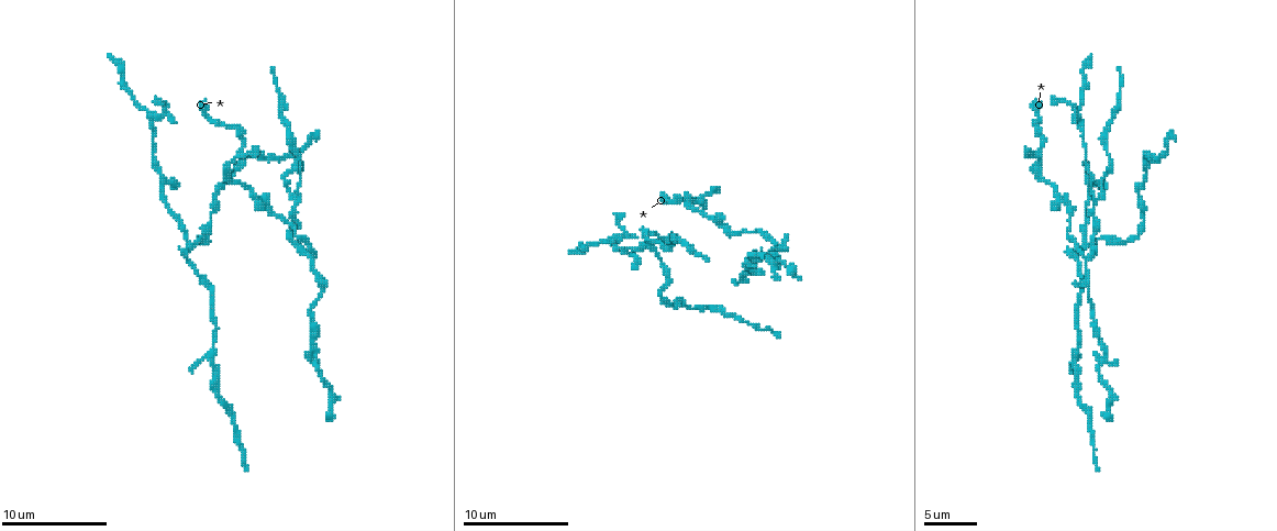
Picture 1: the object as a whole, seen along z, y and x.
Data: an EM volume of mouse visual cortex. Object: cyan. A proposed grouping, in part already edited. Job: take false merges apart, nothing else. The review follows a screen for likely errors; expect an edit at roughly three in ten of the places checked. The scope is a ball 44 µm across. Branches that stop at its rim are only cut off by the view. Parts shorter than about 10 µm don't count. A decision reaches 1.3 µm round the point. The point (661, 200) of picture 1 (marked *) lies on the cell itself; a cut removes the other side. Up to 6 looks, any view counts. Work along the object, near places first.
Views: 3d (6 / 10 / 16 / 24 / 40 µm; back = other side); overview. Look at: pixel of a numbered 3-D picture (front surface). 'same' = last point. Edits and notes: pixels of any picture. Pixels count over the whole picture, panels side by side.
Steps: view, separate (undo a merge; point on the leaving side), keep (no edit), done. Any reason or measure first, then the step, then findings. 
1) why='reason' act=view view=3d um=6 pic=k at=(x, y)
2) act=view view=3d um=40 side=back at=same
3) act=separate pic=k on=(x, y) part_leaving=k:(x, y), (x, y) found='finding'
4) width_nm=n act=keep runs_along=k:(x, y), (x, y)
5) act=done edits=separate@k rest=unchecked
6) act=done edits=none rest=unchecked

act=view view=3d um=10 pic=1 at=(166, 109)

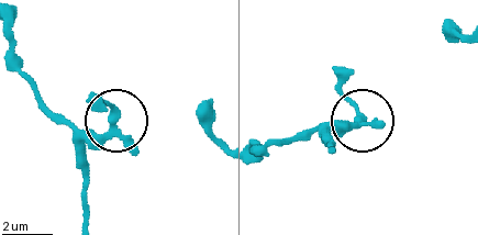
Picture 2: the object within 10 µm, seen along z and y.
arms=3 act=keep found='all the same cell'

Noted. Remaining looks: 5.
why='side arm on a straight run' act=view view=3d um=16 pic=1 at=(656, 249)

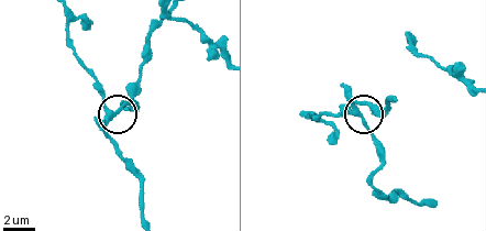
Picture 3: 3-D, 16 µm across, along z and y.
width_nm=260 act=keep runs_along=3:(301, 113), (313, 117), (359, 113), (382, 143) found='one cell here'

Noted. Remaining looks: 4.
why='three-way junction' act=view view=3d um=16 pic=1 at=(771, 251)

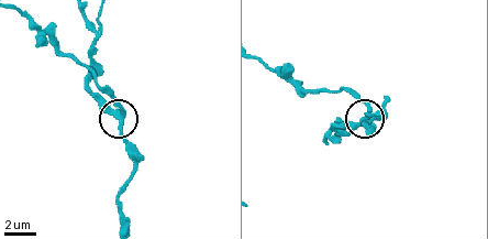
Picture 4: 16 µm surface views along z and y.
side_arm_um=18 act=keep runs_along=4:(24, 14), (75, 58), (111, 98), (121, 113), (126, 152) found='all the same cell'

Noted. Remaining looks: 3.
act=done edits=none rest=unchecked

